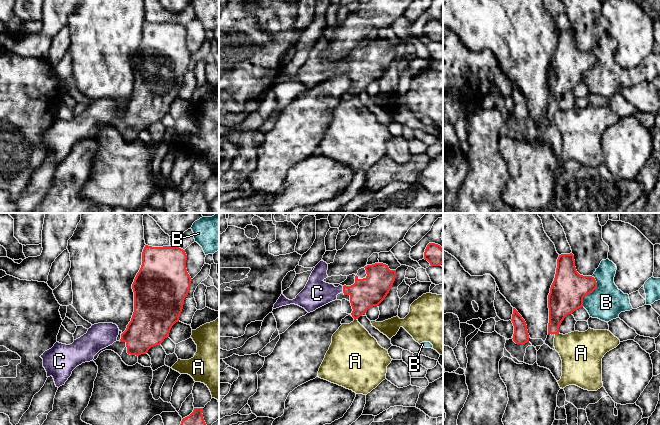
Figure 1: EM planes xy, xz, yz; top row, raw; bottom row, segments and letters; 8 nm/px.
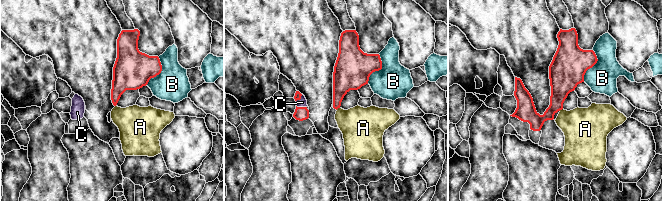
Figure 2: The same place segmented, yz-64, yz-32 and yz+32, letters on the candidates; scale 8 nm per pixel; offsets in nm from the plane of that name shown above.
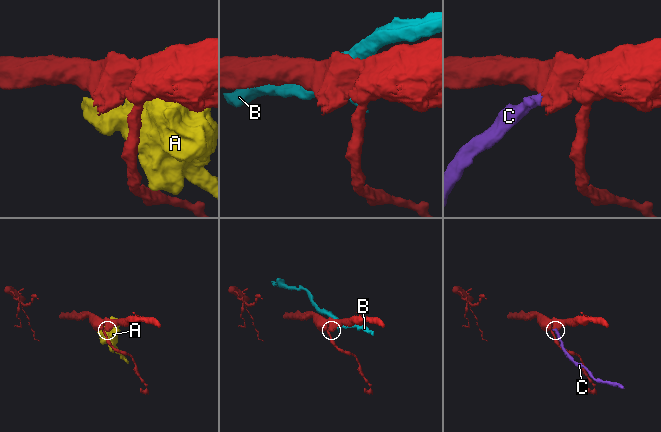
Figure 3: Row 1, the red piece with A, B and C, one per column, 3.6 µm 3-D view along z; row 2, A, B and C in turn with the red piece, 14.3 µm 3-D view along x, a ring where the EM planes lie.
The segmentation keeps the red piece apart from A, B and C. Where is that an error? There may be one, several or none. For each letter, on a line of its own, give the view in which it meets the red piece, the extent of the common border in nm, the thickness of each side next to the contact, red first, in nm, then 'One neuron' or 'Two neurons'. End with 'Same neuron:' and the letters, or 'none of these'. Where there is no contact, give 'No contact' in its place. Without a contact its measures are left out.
A: Touches red in yz. Shared border 40 nm. Thickness 200 nm (red) against 320 nm. Two neurons
B: Touches red in yz. Shared border 260 nm. Thickness 280 nm (red) against 280 nm. Two neurons
C: Touches red in xz. Shared border 50 nm. Thickness 240 nm (red) against 220 nm. One neuron
Same neuron: C

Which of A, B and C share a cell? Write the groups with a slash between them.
A / B / C

